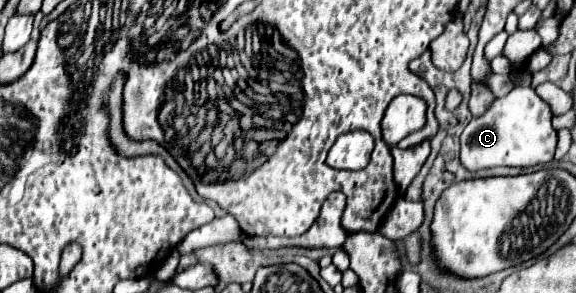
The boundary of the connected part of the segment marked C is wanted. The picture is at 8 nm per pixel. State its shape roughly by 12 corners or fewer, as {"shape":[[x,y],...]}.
{"shape":[[513,87],[461,133],[461,163],[533,167],[553,161],[553,113]]}

